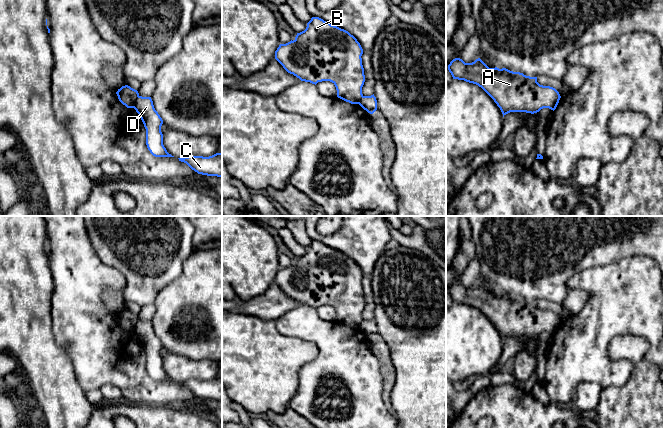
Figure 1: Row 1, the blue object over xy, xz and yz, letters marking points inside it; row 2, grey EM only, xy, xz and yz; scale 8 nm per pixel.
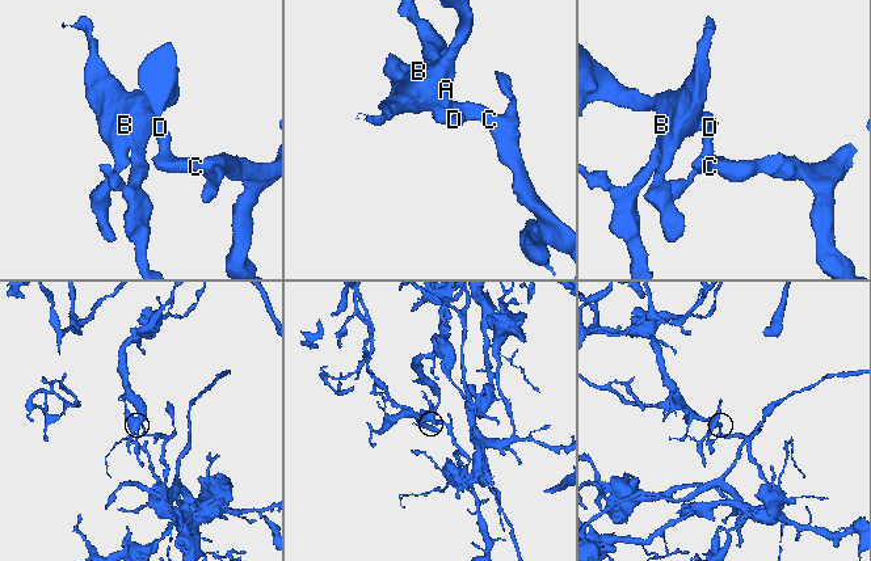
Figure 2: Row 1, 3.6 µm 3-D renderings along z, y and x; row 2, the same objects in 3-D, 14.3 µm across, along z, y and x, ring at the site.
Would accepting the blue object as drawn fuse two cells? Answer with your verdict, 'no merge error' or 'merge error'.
merge error

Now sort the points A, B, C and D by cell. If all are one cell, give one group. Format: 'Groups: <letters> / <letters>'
Groups: A B / C D

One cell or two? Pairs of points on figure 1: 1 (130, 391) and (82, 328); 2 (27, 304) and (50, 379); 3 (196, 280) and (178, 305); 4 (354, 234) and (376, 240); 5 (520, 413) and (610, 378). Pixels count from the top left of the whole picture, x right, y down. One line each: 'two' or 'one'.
1: one
2: one
3: one
4: one
5: two

